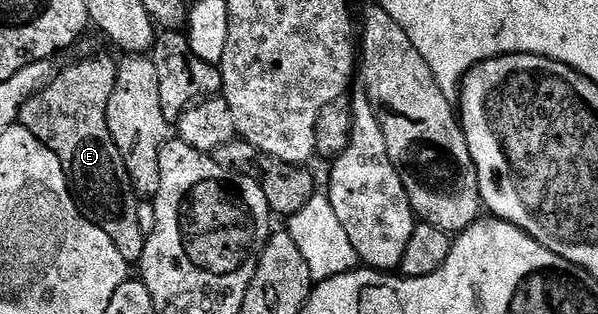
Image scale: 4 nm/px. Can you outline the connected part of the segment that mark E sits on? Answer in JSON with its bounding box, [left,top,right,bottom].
[18,55,146,265]

